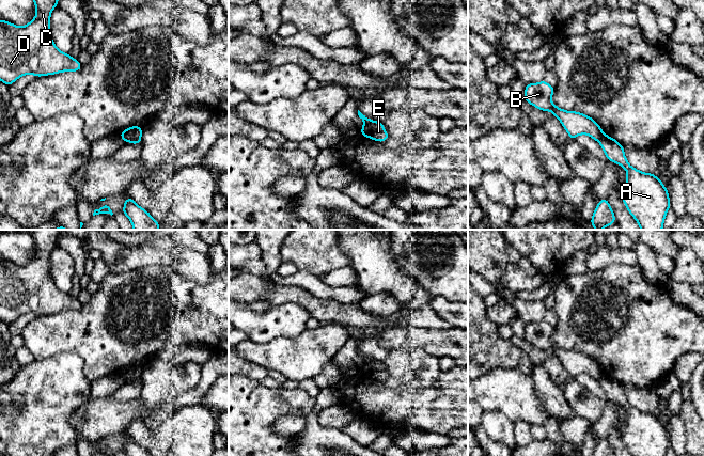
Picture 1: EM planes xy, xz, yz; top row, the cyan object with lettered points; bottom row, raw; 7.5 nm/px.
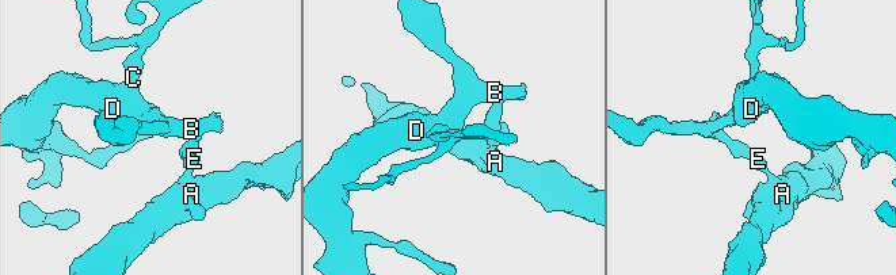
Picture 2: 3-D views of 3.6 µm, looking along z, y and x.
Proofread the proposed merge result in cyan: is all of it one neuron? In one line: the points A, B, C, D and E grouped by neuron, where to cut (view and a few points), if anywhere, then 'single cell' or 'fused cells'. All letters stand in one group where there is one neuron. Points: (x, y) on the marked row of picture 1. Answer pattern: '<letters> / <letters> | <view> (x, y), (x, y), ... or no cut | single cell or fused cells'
A E / B C D | xz (373, 121), (364, 124) | fused cells

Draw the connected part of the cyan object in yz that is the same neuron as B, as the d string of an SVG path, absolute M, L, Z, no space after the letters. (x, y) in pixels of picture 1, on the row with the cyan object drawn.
M543 80L538 83L526 84L523 98L542 111L551 111L562 123L570 140L574 140L579 135L589 135L596 141L604 138L603 129L592 117L576 111L565 111L554 106L551 101L553 92L554 88Z

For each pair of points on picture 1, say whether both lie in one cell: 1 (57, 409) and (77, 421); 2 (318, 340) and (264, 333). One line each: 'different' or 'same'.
1: different
2: different

